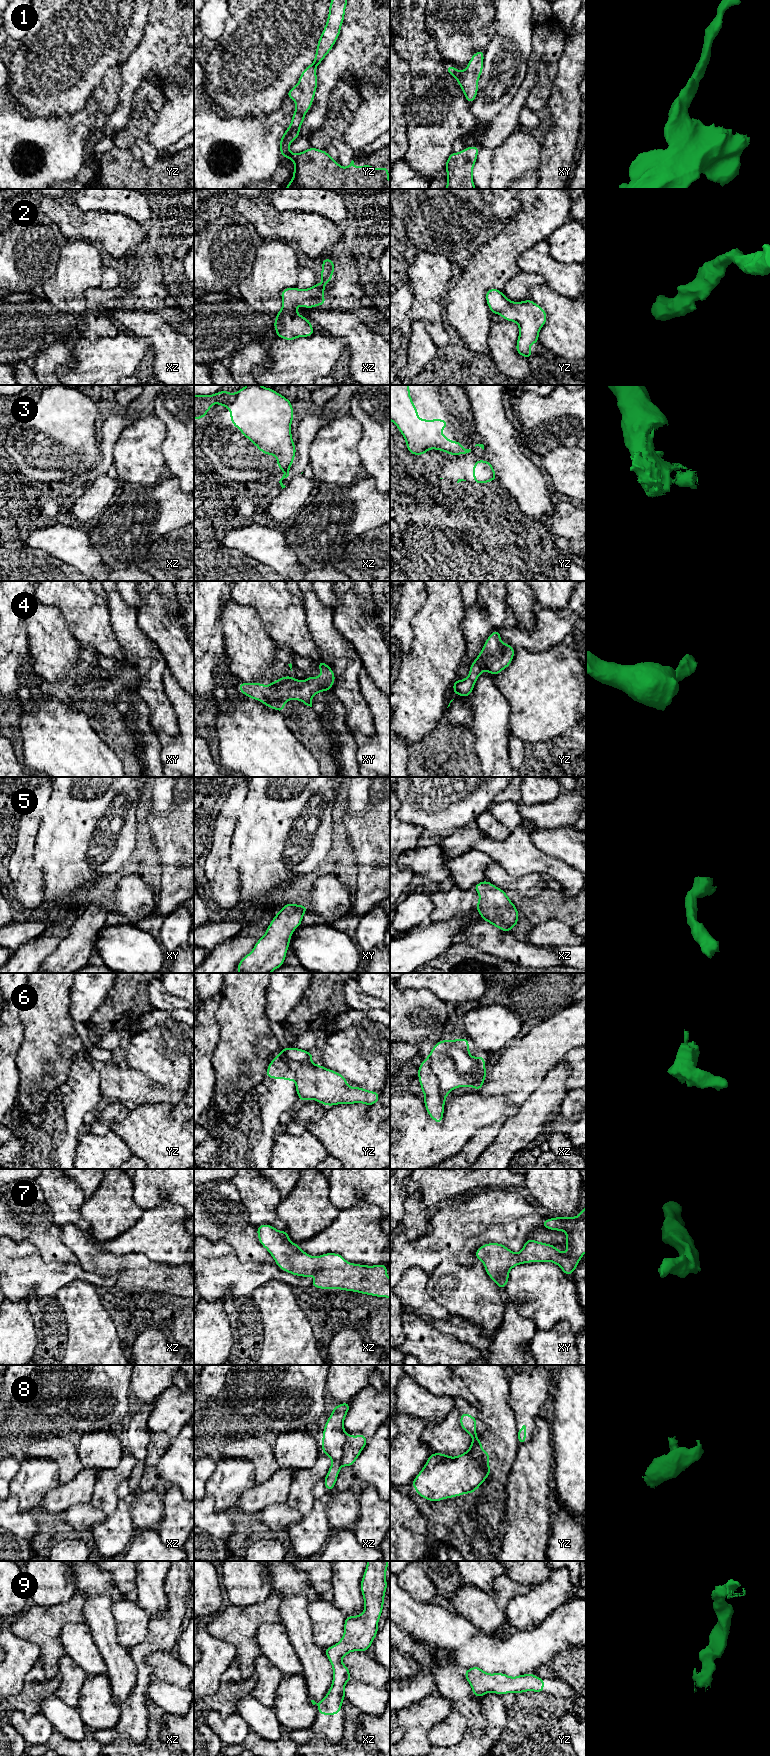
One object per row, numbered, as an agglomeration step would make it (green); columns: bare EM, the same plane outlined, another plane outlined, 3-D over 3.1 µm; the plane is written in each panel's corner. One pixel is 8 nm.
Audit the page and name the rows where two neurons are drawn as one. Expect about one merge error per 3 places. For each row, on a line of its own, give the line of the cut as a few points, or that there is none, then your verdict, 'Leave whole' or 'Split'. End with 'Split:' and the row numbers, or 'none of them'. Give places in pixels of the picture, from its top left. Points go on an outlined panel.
1: No split. Leave whole
2: No split. Leave whole
3: Split along xz (288, 468), (284, 471). Split
4: No split. Leave whole
5: No split. Leave whole
6: Split along xz (427, 1057), (431, 1070), (438, 1079), (439, 1089), (446, 1095). Split
7: No split. Leave whole
8: Split along yz (472, 1441), (474, 1446), (470, 1455), (480, 1464), (487, 1465). Split
9: No split. Leave whole
Split: 3, 6, 8

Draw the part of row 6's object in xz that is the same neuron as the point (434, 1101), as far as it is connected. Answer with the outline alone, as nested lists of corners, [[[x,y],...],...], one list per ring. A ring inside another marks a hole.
[[[427,1058],[418,1067],[418,1079],[424,1094],[424,1106],[428,1115],[438,1124],[443,1122],[446,1095],[440,1090],[438,1077],[433,1073]]]

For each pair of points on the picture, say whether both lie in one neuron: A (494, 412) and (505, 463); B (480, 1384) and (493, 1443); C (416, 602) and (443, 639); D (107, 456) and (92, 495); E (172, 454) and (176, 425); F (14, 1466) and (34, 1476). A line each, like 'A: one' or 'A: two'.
A: one
B: one
C: two
D: two
E: one
F: two

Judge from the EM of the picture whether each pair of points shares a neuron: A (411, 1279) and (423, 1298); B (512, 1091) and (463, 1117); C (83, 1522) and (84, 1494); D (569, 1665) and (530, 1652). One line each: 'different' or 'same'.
A: same
B: different
C: different
D: different

